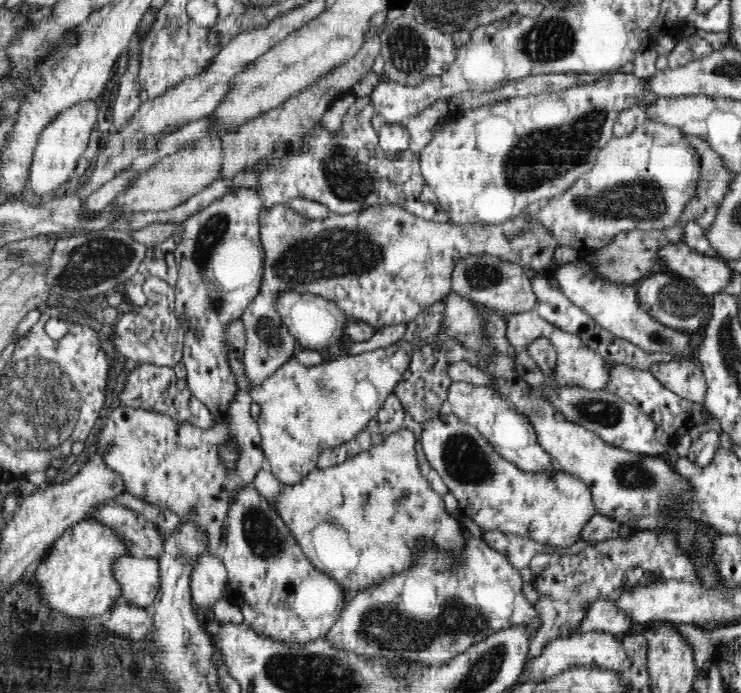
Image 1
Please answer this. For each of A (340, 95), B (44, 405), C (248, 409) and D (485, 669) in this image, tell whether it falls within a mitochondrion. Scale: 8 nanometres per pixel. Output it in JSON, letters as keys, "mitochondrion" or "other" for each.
{"A":"other","B":"mitochondrion","C":"other","D":"mitochondrion"}

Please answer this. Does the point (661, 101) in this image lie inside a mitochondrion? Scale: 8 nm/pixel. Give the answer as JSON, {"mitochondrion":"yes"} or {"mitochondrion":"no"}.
{"mitochondrion":"no"}

